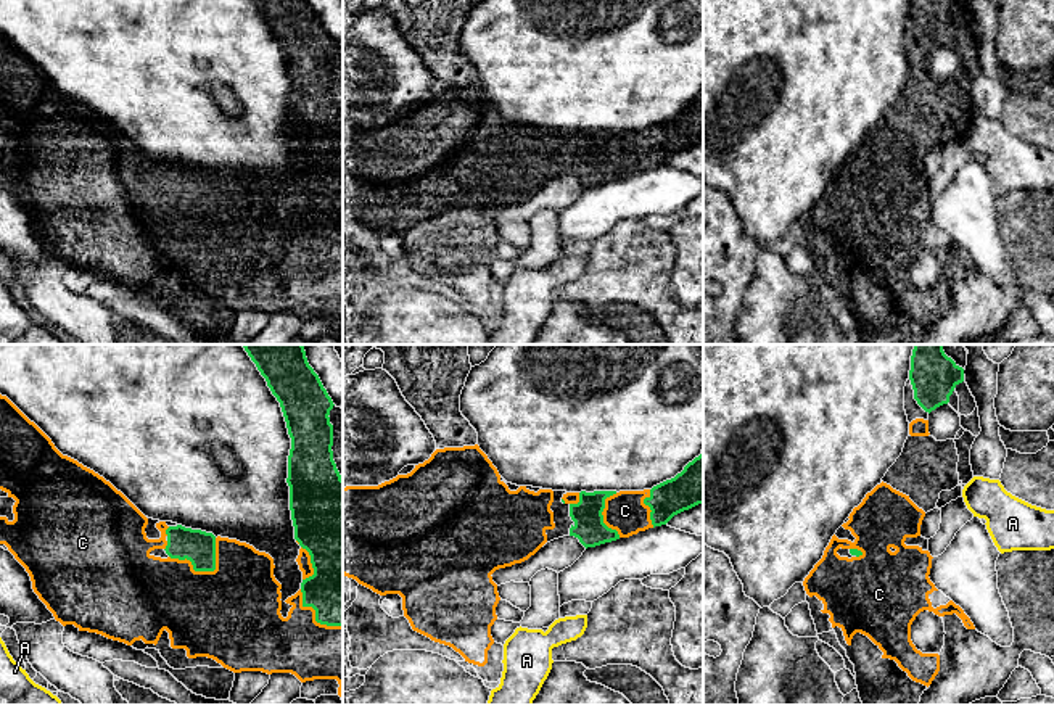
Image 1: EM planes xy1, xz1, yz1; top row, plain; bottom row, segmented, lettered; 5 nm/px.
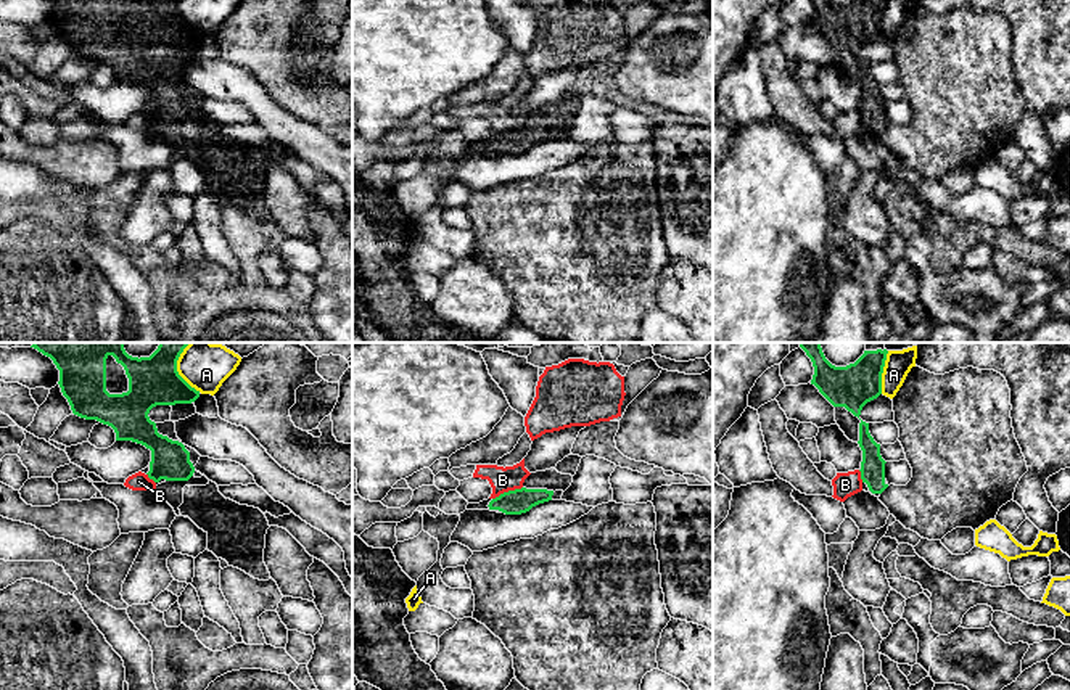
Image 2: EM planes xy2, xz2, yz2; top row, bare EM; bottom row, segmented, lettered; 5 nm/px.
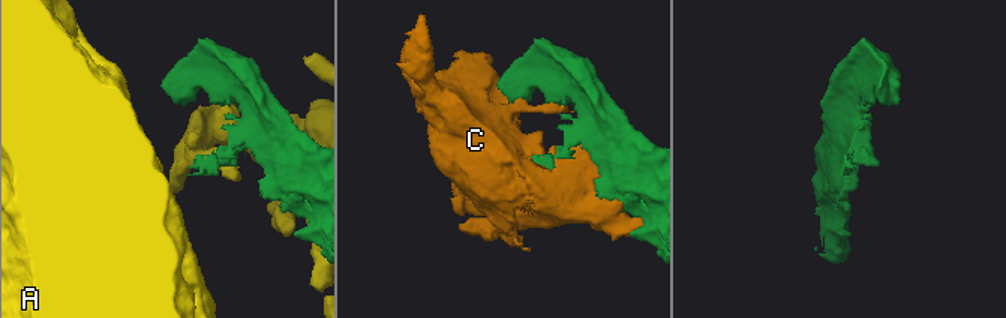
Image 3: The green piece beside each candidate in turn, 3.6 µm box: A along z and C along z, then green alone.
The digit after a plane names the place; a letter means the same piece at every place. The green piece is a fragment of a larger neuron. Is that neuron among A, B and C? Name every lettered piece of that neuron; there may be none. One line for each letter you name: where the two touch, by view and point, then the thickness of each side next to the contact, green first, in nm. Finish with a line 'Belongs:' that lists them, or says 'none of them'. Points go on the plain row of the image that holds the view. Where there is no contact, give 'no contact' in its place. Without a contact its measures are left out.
C: contact xy1 (205, 210); calibres 160 and 460 nm
Belongs: C

